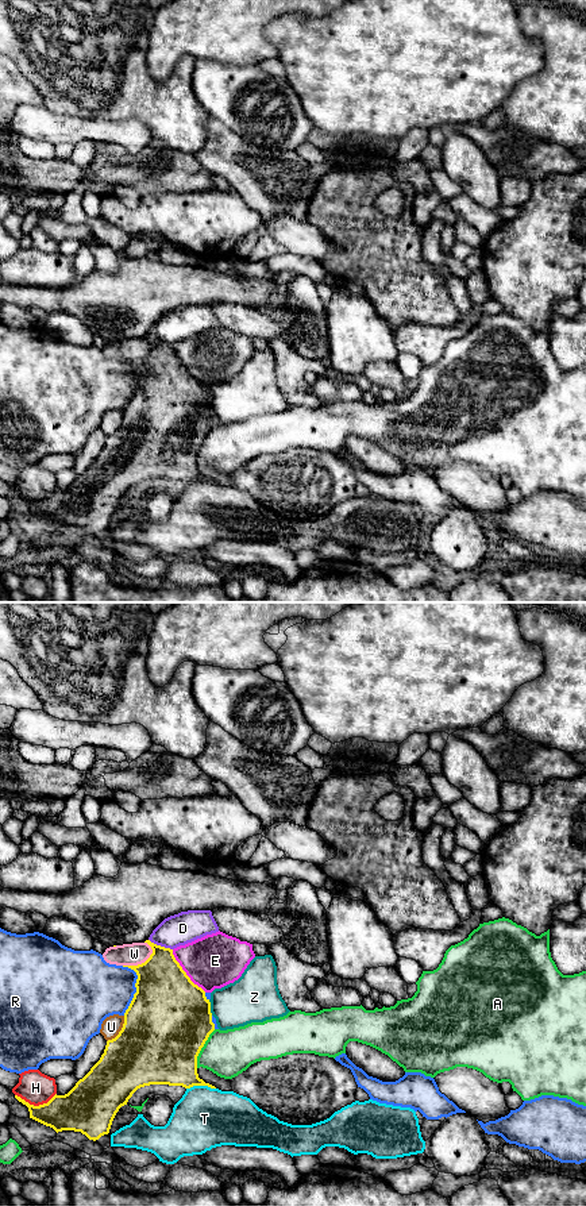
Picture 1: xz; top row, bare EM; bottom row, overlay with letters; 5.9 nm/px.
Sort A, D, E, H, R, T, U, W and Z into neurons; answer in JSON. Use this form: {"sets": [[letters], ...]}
{"sets": [["A"], ["D"], ["E"], ["H", "W"], ["R"], ["T"], ["U"], ["Z"]]}

